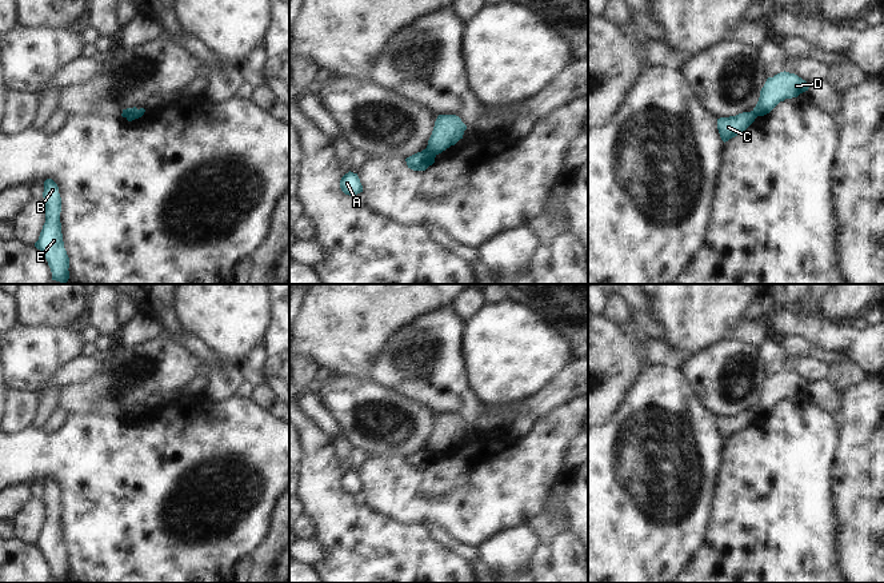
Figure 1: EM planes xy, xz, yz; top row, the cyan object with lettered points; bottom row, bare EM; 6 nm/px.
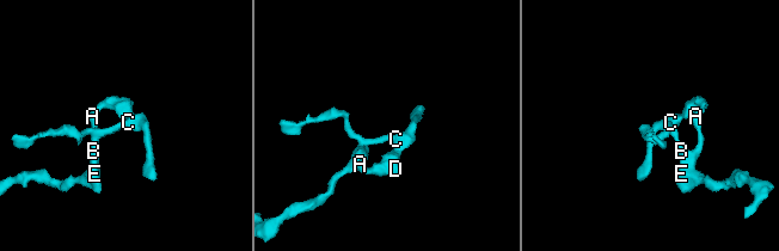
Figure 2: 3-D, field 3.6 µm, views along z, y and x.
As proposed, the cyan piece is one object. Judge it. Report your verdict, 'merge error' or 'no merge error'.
merge error

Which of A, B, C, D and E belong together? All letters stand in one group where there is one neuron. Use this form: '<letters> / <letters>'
A B D E / C

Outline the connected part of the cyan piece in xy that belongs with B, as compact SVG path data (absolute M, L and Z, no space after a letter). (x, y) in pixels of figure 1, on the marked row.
M52 179L44 181L45 223L35 247L41 251L52 272L52 280L67 283L69 279L69 257L64 248L60 212L61 197Z

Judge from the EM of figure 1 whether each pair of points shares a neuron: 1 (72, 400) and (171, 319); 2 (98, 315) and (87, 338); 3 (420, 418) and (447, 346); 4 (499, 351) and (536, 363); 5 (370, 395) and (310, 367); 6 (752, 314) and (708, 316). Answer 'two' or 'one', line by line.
1: two
2: two
3: two
4: one
5: two
6: two

